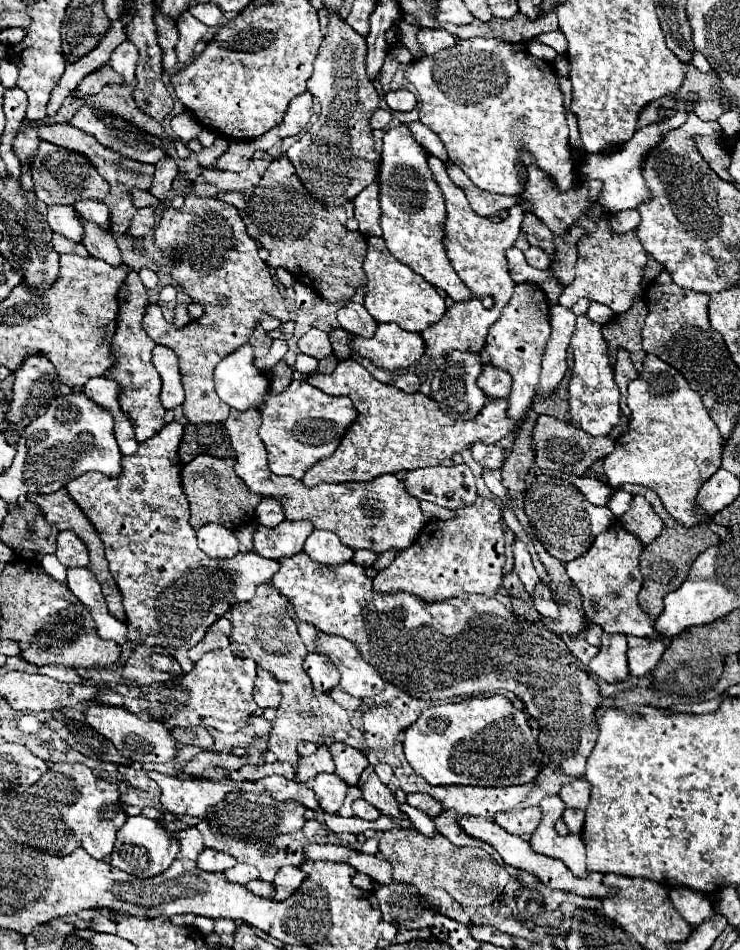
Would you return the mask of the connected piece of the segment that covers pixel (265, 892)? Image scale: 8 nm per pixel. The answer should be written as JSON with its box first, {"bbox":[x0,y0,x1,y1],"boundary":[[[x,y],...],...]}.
{"bbox":[247,879,273,897],"boundary":[[[255,879],[253,883],[247,885],[247,889],[249,889],[253,895],[259,895],[259,897],[273,897],[273,883],[265,883],[265,881]]]}

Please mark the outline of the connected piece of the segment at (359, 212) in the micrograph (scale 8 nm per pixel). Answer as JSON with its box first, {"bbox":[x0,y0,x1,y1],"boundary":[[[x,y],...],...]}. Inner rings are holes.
{"bbox":[353,181,381,237],"boundary":[[[377,181],[371,183],[367,189],[363,189],[353,199],[353,207],[355,207],[355,219],[359,221],[361,235],[363,237],[381,235],[381,227],[379,227],[381,209],[379,209],[379,187],[377,187]]]}

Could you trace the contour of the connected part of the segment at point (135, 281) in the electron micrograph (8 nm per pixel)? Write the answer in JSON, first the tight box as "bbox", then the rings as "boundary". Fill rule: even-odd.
{"bbox":[107,270,165,443],"boundary":[[[131,270],[125,277],[123,285],[125,285],[125,301],[119,307],[119,325],[117,325],[117,333],[113,339],[113,351],[117,355],[117,363],[107,371],[107,377],[113,377],[123,387],[121,395],[119,395],[121,409],[131,419],[137,441],[143,443],[145,439],[153,437],[163,427],[165,409],[159,401],[161,377],[151,363],[151,351],[153,351],[155,343],[149,339],[149,335],[145,333],[145,329],[141,325],[141,317],[145,315],[145,307],[149,305],[147,293],[145,293],[147,289],[134,270]]]}

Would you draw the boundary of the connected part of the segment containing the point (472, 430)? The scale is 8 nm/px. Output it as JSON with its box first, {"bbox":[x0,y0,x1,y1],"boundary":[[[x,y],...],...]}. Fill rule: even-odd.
{"bbox":[301,359,513,487],"boundary":[[[353,359],[341,361],[331,375],[311,375],[309,383],[327,395],[347,395],[357,409],[357,419],[341,439],[337,451],[329,459],[315,463],[303,475],[301,481],[307,487],[341,481],[371,481],[383,473],[441,465],[453,453],[461,453],[475,441],[497,443],[513,431],[509,415],[505,415],[507,399],[489,399],[473,421],[455,421],[441,413],[439,405],[423,393],[407,395],[399,389],[391,393],[391,387],[373,379],[371,373]]]}

